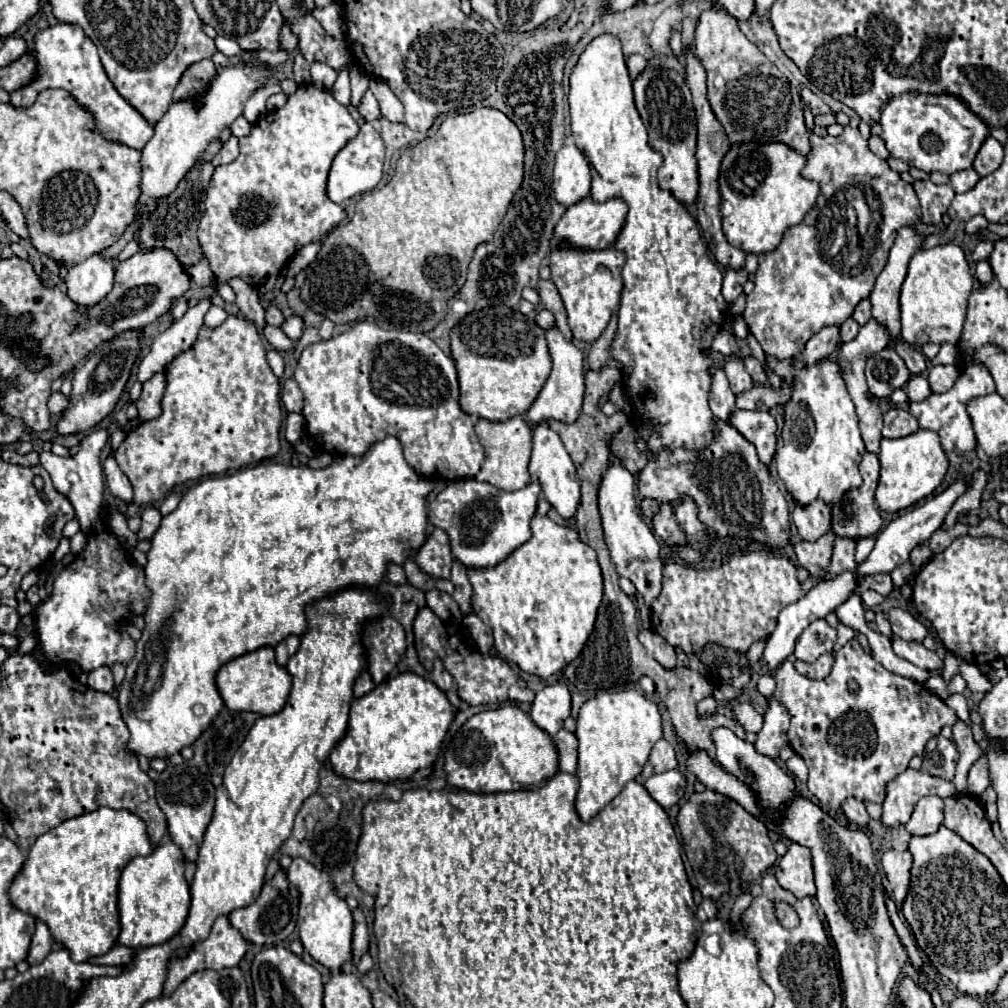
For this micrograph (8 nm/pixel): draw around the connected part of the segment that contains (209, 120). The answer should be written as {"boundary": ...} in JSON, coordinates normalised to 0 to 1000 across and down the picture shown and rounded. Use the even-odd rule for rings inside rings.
{"boundary":[[[252,65],[222,67],[214,73],[202,97],[196,97],[194,101],[173,101],[167,107],[167,111],[155,121],[153,135],[145,143],[145,149],[141,147],[141,181],[139,196],[135,200],[135,218],[145,212],[151,212],[157,200],[175,188],[177,181],[202,153],[206,143],[218,135],[220,127],[228,125],[236,115],[240,115],[244,99],[266,75],[270,75],[266,69],[258,69]]]}

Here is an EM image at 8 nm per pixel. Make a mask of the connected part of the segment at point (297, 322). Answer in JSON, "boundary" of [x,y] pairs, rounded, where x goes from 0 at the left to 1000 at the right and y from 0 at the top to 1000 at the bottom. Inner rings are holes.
{"boundary":[[[290,313],[290,315],[284,315],[284,319],[280,321],[280,327],[284,329],[284,333],[288,333],[288,337],[296,337],[300,333],[300,327],[302,327],[302,317],[298,313]]]}

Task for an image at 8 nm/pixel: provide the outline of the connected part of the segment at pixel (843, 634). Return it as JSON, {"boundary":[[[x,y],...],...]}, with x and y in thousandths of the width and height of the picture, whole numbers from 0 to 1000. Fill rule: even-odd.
{"boundary":[[[830,620],[830,636],[828,638],[828,646],[833,645],[837,639],[840,638],[840,636],[844,634],[849,634],[852,636],[854,642],[856,645],[860,648],[864,648],[864,644],[861,638],[860,633],[852,628],[851,626],[842,626],[842,623],[838,620]]]}

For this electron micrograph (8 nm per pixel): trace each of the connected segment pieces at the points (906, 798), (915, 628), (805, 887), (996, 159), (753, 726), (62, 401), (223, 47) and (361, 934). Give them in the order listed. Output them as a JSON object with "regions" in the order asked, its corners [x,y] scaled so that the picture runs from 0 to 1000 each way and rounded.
{"regions":[[[[905,762],[891,768],[881,778],[881,788],[875,798],[877,819],[883,819],[883,821],[897,819],[903,813],[909,796],[913,792],[925,790],[925,788],[933,790],[933,792],[946,790],[948,788],[946,776],[937,774],[937,772],[929,772],[929,770],[923,770],[915,764],[905,764]]],[[[883,603],[881,605],[881,615],[883,615],[885,627],[889,631],[893,631],[895,635],[911,635],[911,637],[915,637],[919,633],[917,619],[913,619],[901,605]]],[[[784,837],[782,845],[770,857],[770,871],[772,877],[784,883],[790,891],[808,889],[810,879],[808,879],[804,843],[794,837]]],[[[980,135],[978,141],[974,143],[972,151],[968,153],[968,159],[966,159],[966,169],[972,173],[972,175],[980,175],[982,171],[986,171],[992,163],[994,163],[994,157],[996,157],[996,149],[994,149],[994,143]]],[[[736,696],[728,702],[728,708],[732,712],[732,716],[738,720],[740,726],[754,726],[756,722],[756,710],[746,702],[744,696]]],[[[54,389],[54,391],[50,393],[50,397],[48,397],[48,407],[50,407],[52,411],[58,411],[58,413],[60,413],[65,405],[67,405],[65,393],[63,393],[62,389]]],[[[214,36],[212,38],[212,42],[214,42],[214,48],[216,48],[216,52],[220,52],[222,56],[238,56],[240,54],[240,48],[232,42],[232,40],[228,40],[228,38],[222,38],[222,36]]],[[[357,901],[349,903],[351,907],[351,927],[349,927],[349,954],[355,956],[357,950],[365,944],[365,923],[363,913]]]]}

